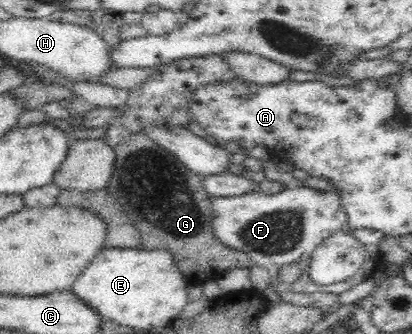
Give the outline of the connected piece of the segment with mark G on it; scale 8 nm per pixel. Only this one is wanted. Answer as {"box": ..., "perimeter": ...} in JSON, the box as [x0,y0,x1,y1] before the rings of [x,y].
{"box":[107,132,254,284],"perimeter":[[[142,132],[131,133],[112,149],[115,160],[107,192],[135,224],[131,225],[140,234],[138,248],[170,252],[189,284],[215,279],[231,268],[250,269],[254,265],[248,254],[223,246],[212,235],[209,195],[201,188],[203,176],[189,172],[174,154],[161,149]]]}

